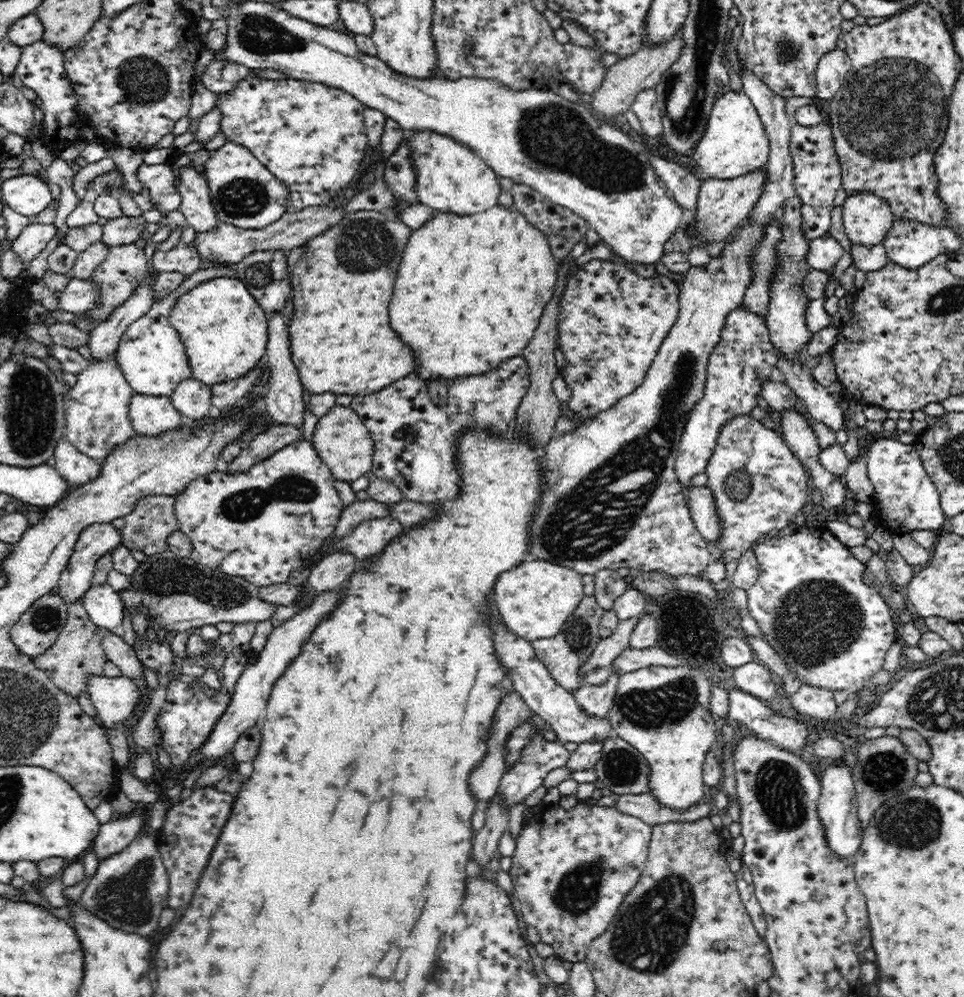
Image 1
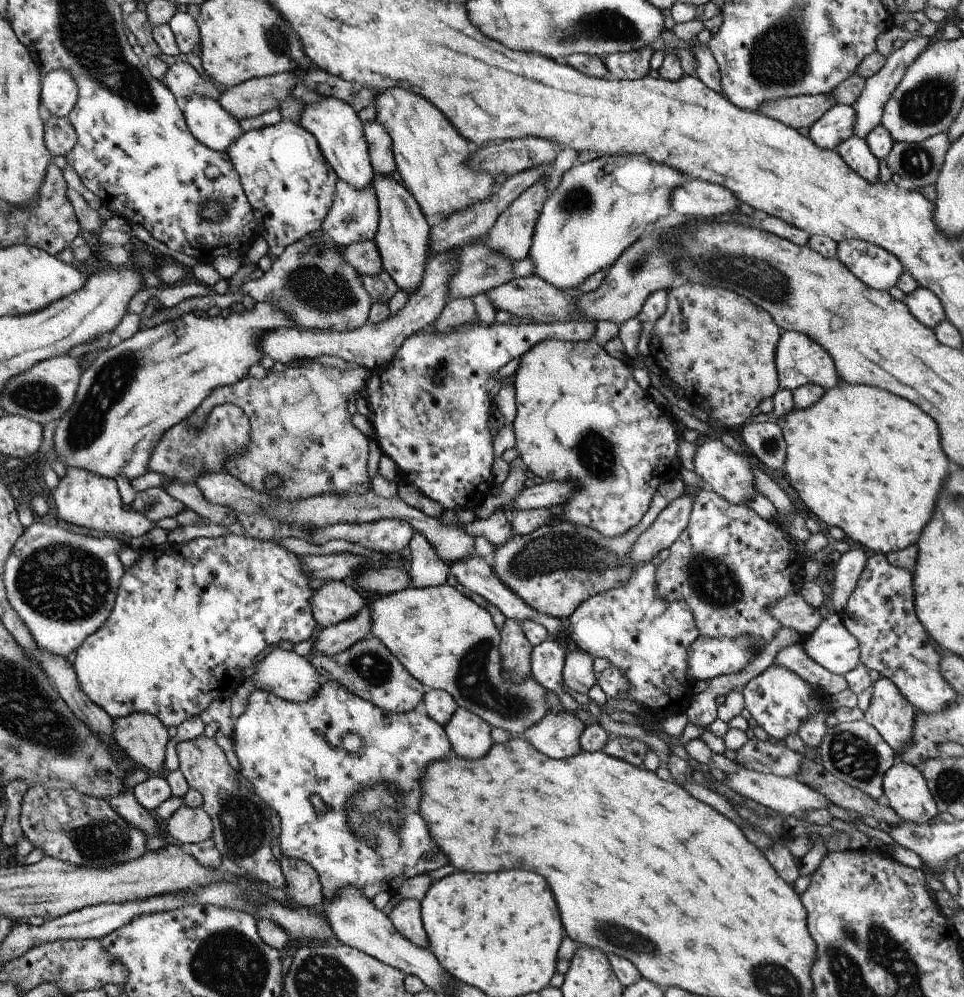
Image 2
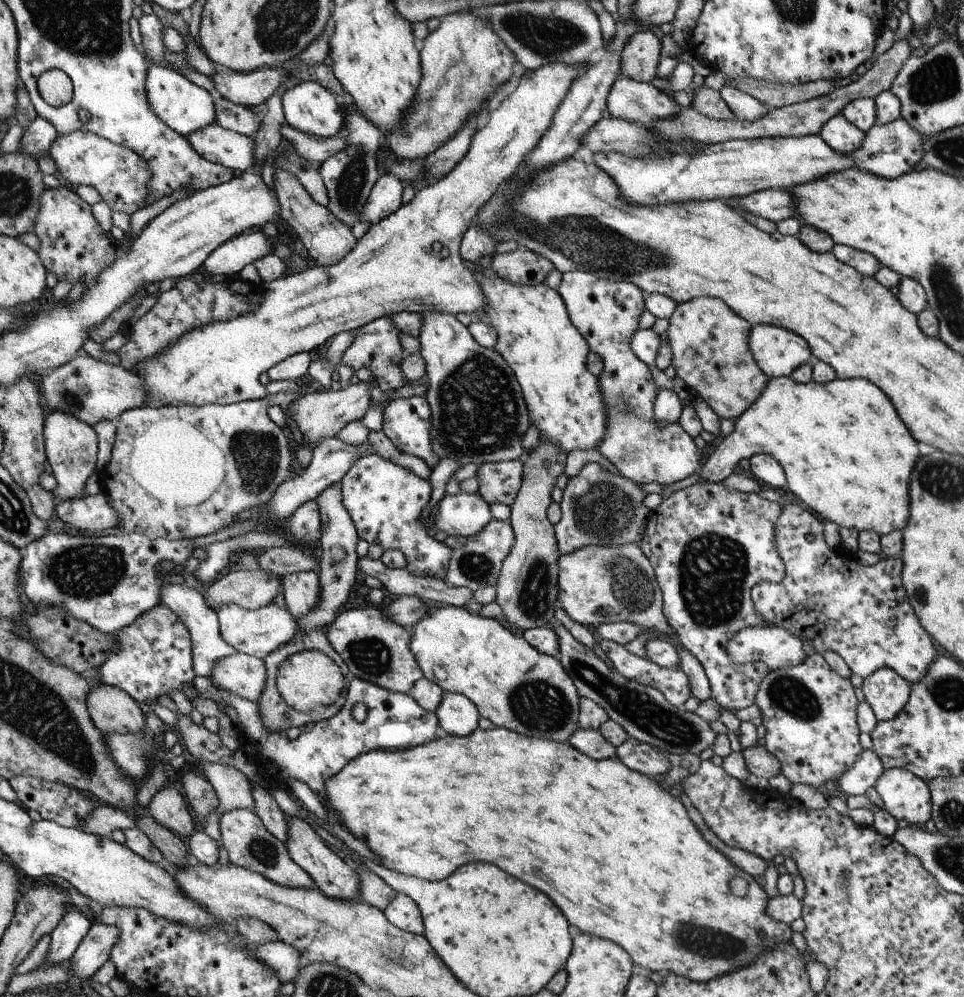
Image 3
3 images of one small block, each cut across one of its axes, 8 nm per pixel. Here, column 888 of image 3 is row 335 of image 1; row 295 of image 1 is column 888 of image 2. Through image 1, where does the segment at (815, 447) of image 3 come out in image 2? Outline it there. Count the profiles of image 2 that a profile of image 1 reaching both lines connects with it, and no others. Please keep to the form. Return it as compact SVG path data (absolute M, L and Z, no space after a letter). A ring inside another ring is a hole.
M844 384L844 386L836 386L831 390L824 391L823 398L815 406L805 410L795 408L793 412L786 414L781 422L776 422L781 426L782 435L787 445L787 456L783 468L786 470L788 480L800 495L802 502L810 509L810 512L818 517L819 522L824 526L840 528L852 541L862 544L864 548L868 548L877 554L888 555L890 552L897 552L918 543L922 528L932 518L932 512L936 506L934 498L938 494L940 482L942 482L946 468L948 468L948 458L946 458L942 444L940 444L938 424L930 416L926 416L918 406L910 404L908 400L898 398L886 390L878 390L878 388L870 388L870 386Z

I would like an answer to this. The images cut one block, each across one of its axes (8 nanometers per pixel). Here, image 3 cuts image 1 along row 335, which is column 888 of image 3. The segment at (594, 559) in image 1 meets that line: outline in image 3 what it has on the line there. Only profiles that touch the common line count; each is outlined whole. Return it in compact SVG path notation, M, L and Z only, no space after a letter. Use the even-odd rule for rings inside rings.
M882 666L863 680L862 692L878 721L889 721L906 706L910 685L892 668Z

